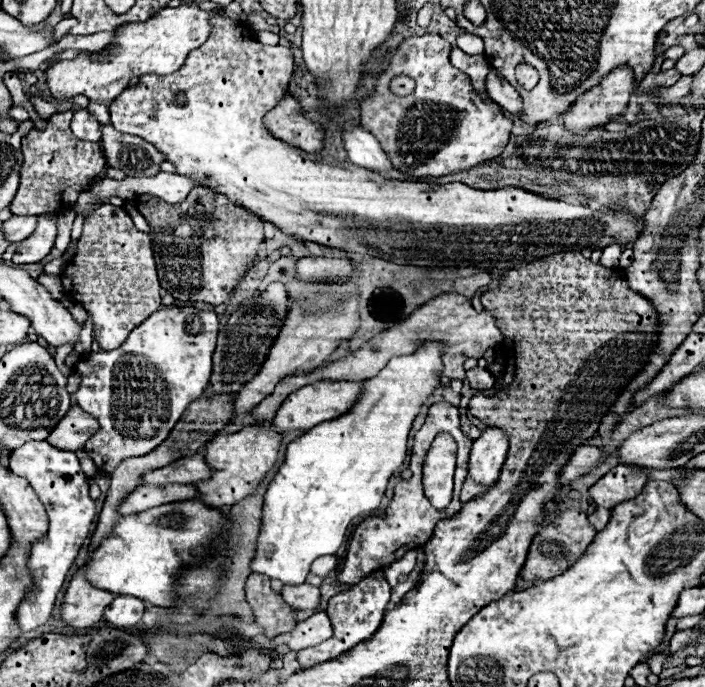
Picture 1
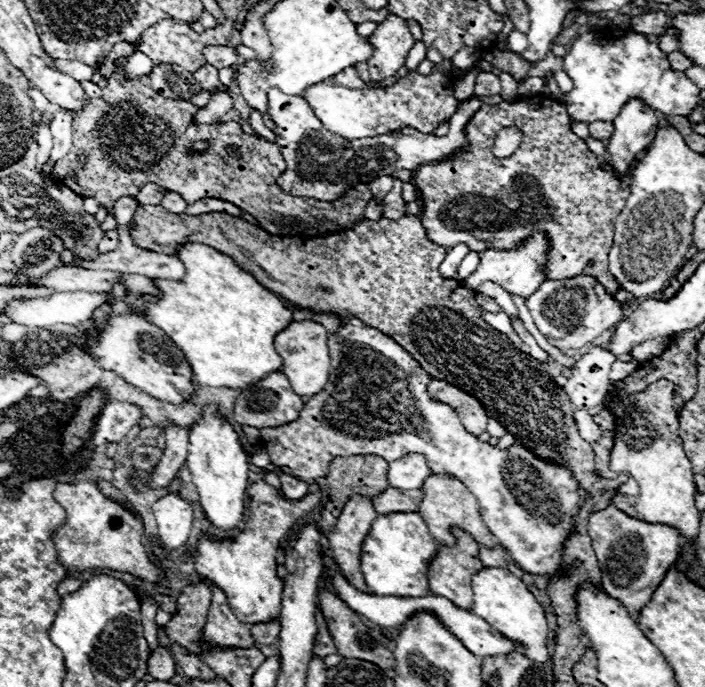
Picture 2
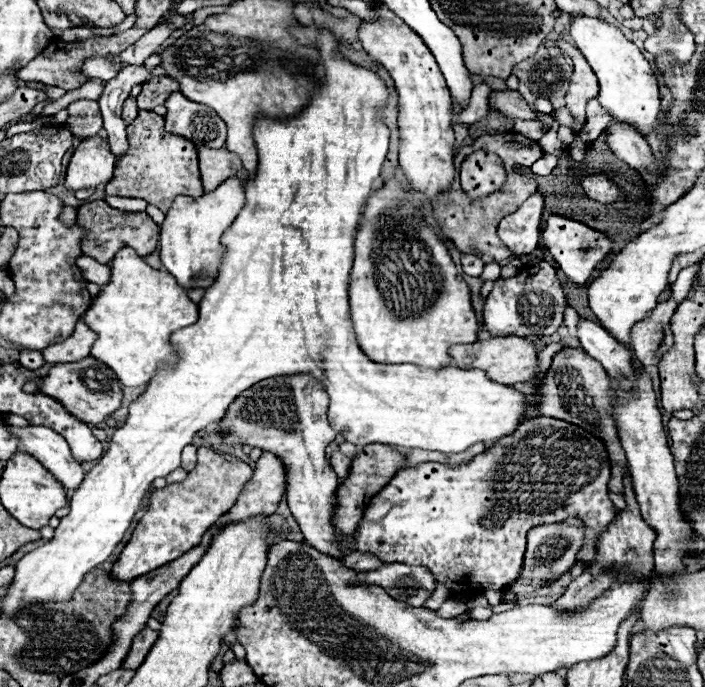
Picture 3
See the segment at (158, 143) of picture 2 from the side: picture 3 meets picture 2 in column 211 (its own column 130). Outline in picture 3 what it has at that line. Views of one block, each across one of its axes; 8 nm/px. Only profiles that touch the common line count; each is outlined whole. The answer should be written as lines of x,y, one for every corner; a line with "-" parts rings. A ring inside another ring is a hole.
138,110
138,116
126,128
130,148
116,162
114,176
106,184
106,196
124,196
124,198
142,198
148,204
158,206
162,212
168,212
172,200
180,194
200,196
204,194
196,146
176,134
164,130
164,118
152,110

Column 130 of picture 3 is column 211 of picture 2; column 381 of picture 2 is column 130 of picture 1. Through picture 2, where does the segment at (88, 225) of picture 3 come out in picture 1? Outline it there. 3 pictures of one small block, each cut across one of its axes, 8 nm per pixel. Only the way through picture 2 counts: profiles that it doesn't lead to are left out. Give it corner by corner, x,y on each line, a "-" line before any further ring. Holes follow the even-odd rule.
102,204
84,218
84,228
76,246
76,256
62,272
62,284
66,292
90,312
100,348
118,348
132,328
160,308
160,282
150,236
136,230
134,222
120,206

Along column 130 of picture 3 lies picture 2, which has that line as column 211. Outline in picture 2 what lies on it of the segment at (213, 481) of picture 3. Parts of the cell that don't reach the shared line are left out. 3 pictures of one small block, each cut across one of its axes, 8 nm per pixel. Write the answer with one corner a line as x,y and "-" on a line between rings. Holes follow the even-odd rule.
260,480
250,484
250,516
246,518
246,526
238,536
222,540
202,534
198,538
194,568
200,576
206,576
210,582
222,588
238,620
246,624
258,624
280,616
280,598
284,586
282,580
276,576
276,554
280,550
280,540
316,504
320,504
320,500
320,492
308,494
302,500
282,500
278,498
276,488

